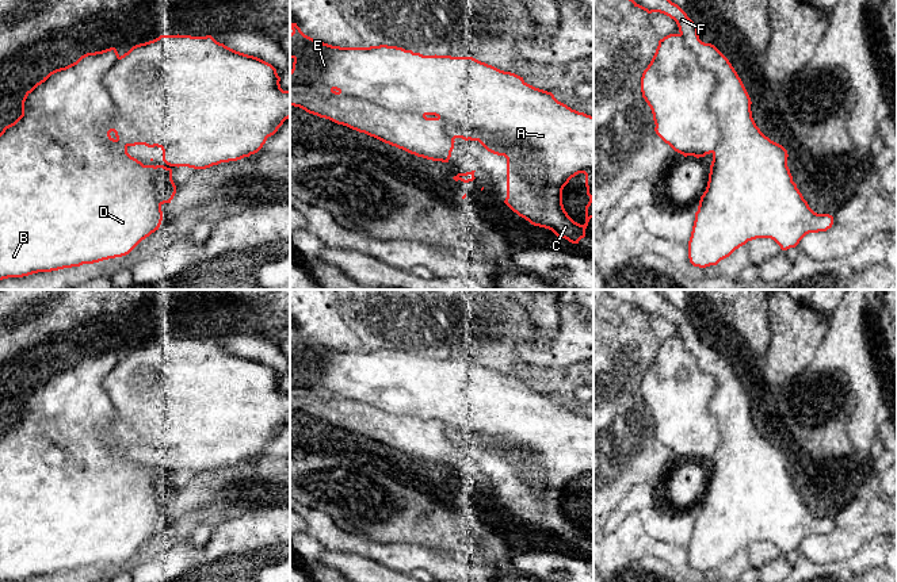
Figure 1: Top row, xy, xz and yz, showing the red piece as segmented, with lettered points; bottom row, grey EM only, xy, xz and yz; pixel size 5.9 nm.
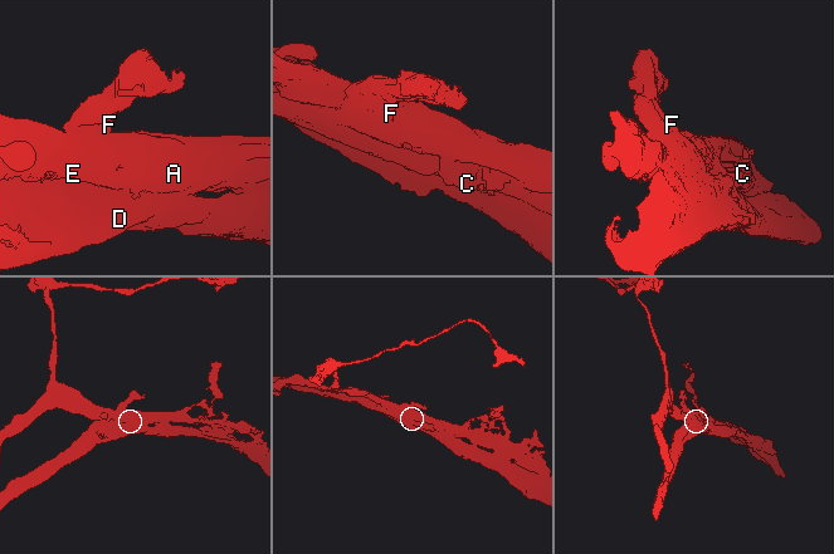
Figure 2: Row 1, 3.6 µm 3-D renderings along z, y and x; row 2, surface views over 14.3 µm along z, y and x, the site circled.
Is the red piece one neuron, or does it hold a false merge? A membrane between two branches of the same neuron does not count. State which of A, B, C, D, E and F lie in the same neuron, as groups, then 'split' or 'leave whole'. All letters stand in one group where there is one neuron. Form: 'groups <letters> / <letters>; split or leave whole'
groups A C E / B D F; split

